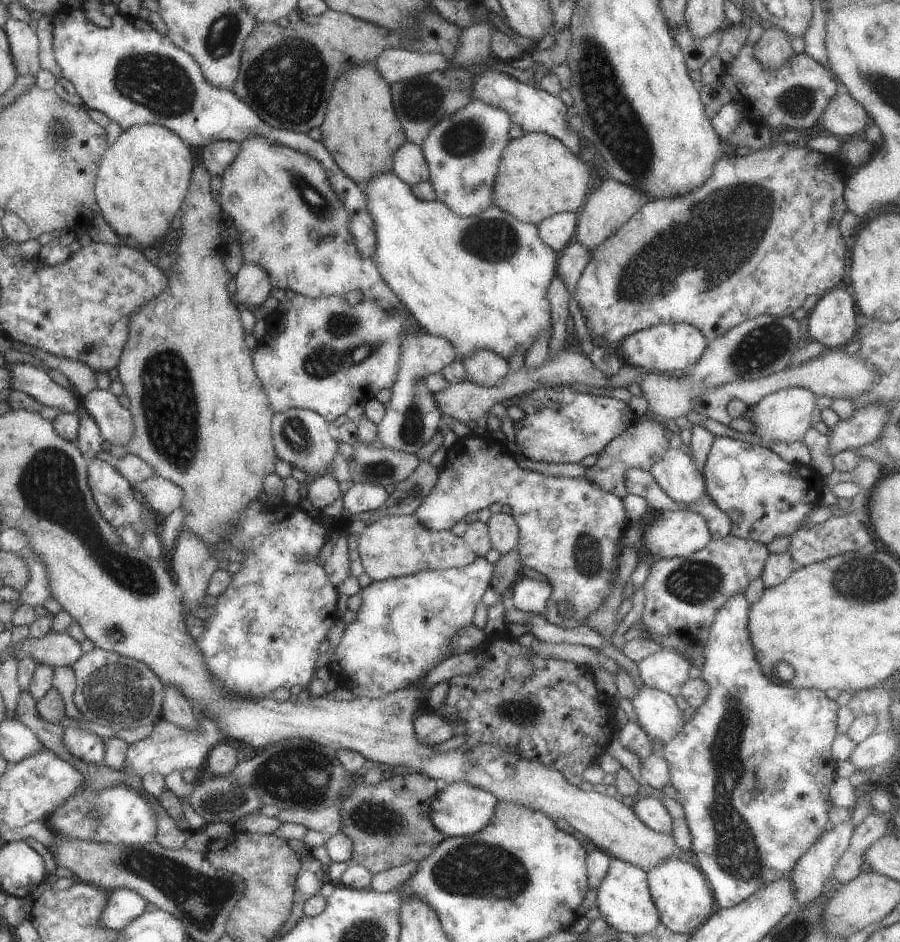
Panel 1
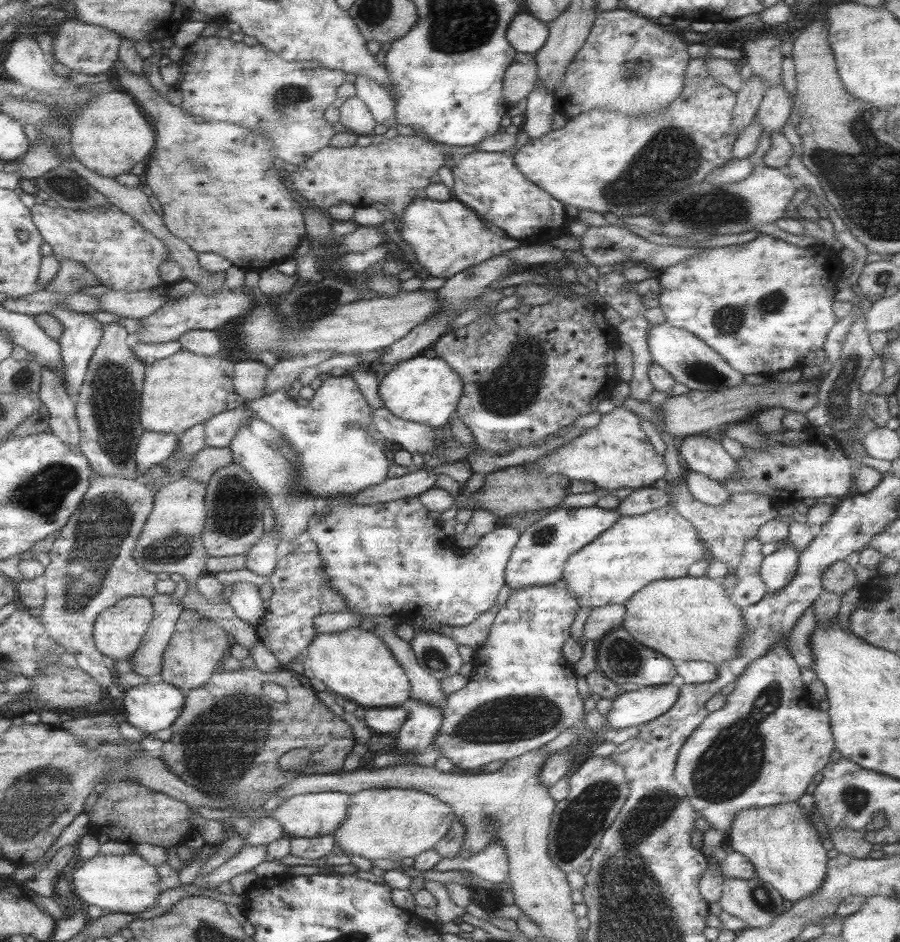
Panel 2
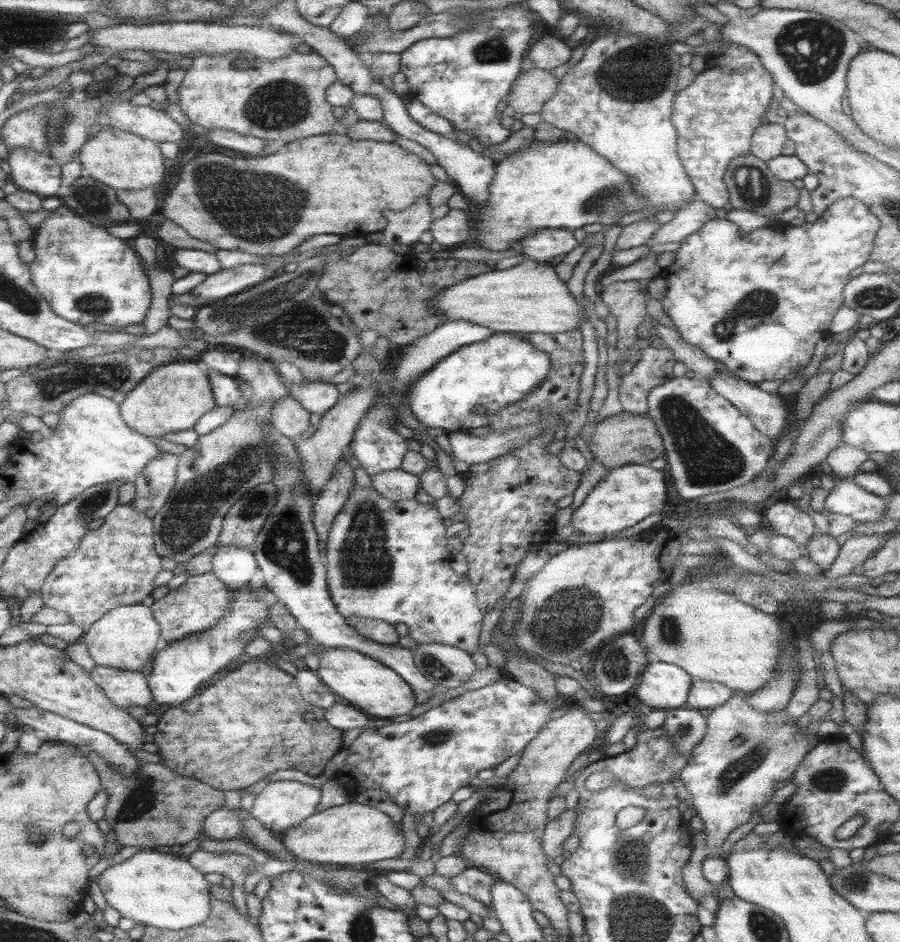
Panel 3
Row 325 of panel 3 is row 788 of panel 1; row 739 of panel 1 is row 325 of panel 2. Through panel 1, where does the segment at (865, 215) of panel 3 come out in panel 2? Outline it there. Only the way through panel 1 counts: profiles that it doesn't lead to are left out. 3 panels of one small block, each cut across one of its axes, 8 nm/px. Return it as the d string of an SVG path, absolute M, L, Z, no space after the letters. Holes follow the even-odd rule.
M760 234L751 240L744 241L743 244L716 245L715 248L699 248L693 256L663 268L662 273L656 277L659 285L659 294L657 302L659 308L665 315L665 323L675 328L683 329L696 336L704 342L710 349L713 349L733 370L742 375L756 374L770 377L782 370L802 366L803 356L811 350L819 350L823 346L827 332L835 324L837 319L831 312L833 304L833 294L836 282L847 271L846 262L842 259L842 254L838 251L826 248L821 244L811 245L809 247L798 247L787 243L782 239L773 238L771 235Z

